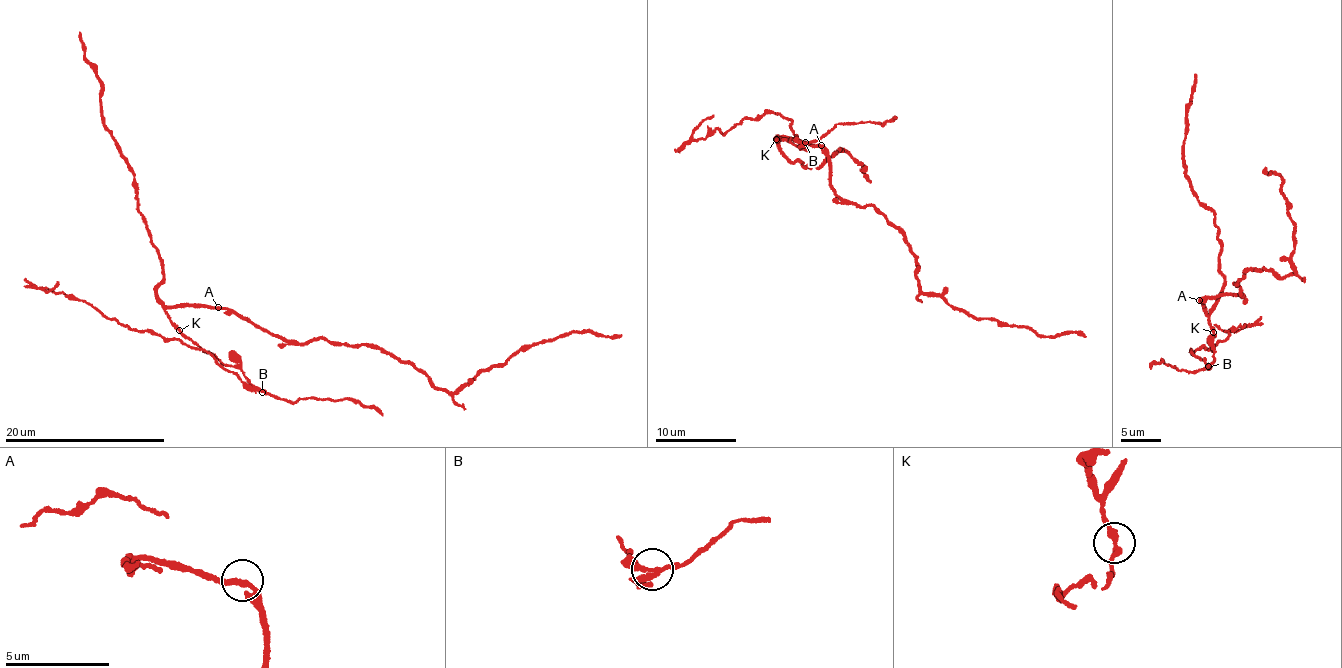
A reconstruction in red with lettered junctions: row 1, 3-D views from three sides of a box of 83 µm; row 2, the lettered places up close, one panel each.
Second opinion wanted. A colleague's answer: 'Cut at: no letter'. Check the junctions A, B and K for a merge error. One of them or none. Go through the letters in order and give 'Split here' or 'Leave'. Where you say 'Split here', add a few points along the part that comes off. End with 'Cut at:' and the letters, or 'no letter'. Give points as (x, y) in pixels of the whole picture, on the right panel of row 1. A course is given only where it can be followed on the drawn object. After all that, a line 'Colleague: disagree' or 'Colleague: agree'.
A: Leave
B: Split here. Course of the part to remove: (1207, 366), (1191, 349), (1209, 349), (1227, 341), (1230, 337), (1225, 332), (1244, 327), (1229, 331), (1213, 325)
K: Leave
Cut at: B
Colleague: disagree

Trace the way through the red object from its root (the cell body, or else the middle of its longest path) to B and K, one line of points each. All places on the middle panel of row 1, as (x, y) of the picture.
B: (820, 146), (774, 136), (777, 140), (790, 139), (800, 148), (806, 142)
K: (820, 146), (810, 146), (784, 136), (774, 136), (776, 139)

